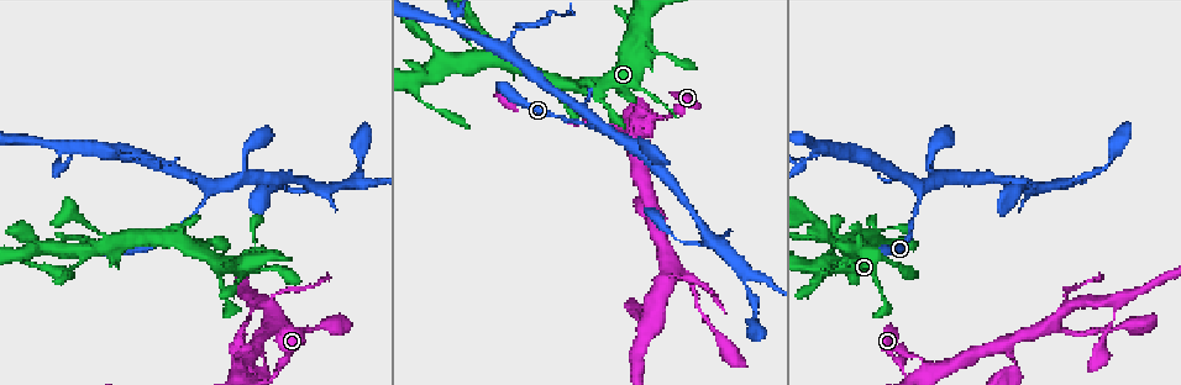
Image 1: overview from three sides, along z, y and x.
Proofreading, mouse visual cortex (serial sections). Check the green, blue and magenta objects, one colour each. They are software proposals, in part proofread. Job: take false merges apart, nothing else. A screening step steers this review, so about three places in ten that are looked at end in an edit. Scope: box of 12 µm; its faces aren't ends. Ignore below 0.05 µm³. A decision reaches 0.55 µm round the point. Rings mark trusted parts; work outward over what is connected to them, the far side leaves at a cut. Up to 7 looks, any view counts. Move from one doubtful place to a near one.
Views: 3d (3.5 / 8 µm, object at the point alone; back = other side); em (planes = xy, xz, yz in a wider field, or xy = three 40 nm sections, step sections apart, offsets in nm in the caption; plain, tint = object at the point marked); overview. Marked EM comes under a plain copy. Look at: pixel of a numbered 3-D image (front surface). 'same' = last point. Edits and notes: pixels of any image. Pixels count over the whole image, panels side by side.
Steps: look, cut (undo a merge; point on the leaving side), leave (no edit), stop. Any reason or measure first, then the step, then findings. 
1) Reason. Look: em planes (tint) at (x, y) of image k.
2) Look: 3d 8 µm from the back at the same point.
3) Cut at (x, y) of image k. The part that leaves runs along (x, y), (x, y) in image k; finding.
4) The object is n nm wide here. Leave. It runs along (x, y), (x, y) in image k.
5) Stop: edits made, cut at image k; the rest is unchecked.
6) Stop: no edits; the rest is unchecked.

Sudden change in width. Look: 3d 3.5 µm from the back at (509, 63) of image 1.

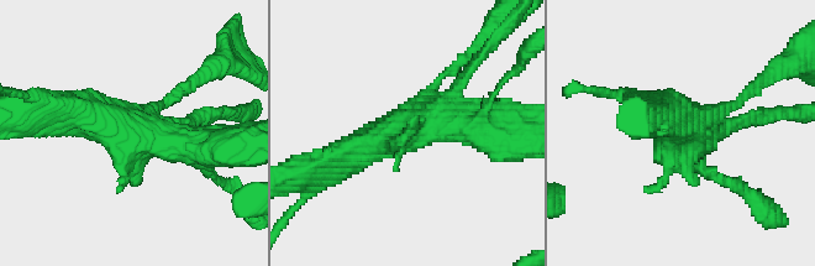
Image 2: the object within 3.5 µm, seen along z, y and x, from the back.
Look: em xy step 5 (tint) at (131, 125) of image 2.

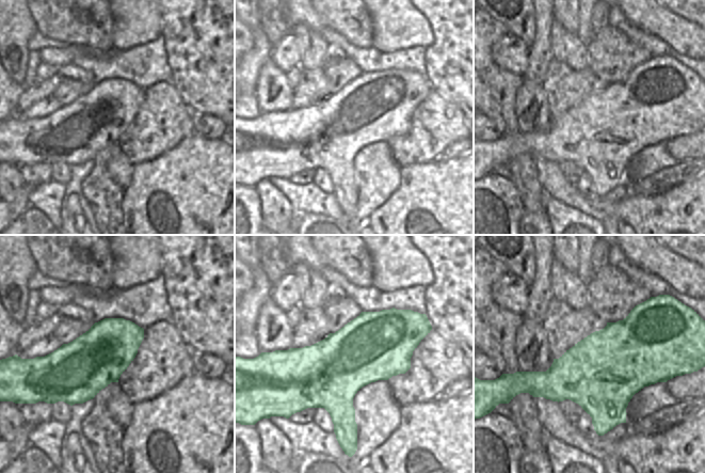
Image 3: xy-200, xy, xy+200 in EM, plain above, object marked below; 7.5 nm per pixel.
The object is 500 nm wide here. Leave. It runs along (336, 160), (409, 125), (488, 125) in image 2; continuous, no second cell.

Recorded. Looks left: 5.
Calibre changes. Look: 3d 8 µm at (882, 294) of image 1.

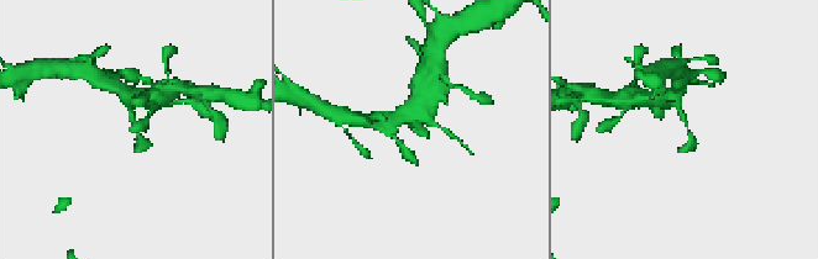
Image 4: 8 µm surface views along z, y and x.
Shape alone is not enough. Look: em xy step 5 (tint) at (687, 129) of image 4.

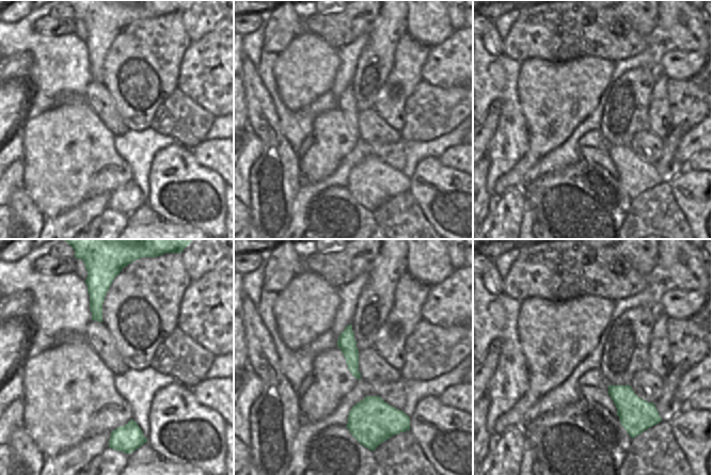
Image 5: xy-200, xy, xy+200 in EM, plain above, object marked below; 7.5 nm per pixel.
Leave. It runs along (349, 328), (349, 350), (358, 376) in image 5; all the same cell.

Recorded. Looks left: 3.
Three arms meet. Look: 3d 8 µm at (61, 147) of image 1.

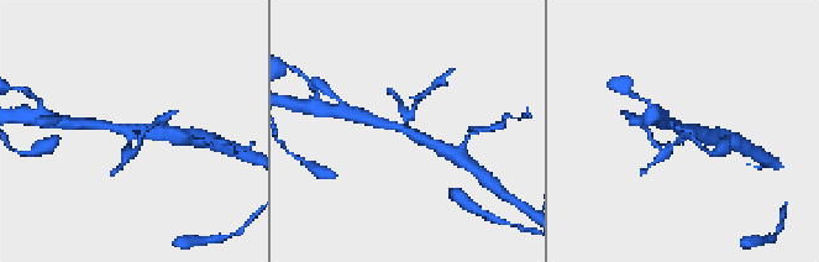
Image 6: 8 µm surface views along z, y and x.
Look: 3d 3.5 µm at (130, 132) of image 6.

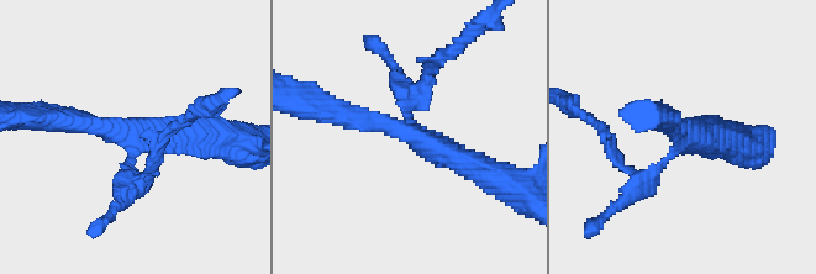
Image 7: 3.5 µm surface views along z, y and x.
3 arms meet here; the arms are 200, 300, 350 nm wide. Look: em xy step 1 (tint) at (685, 133) of image 7.

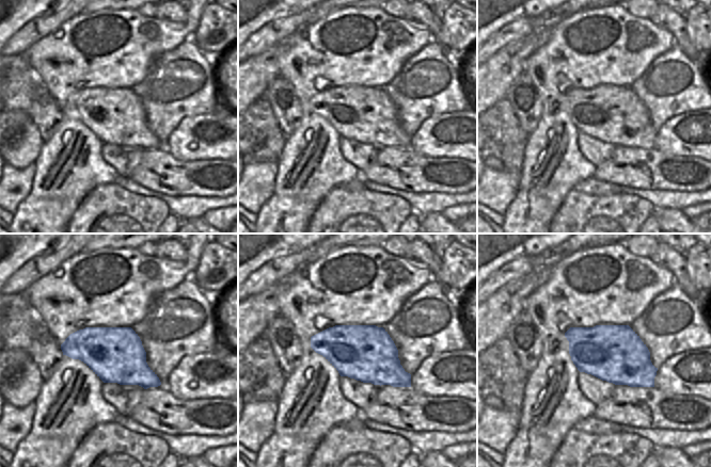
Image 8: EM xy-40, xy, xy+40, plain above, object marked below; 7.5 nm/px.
The object is 420 nm wide here. Cut at (425, 77) of image 7. The part that leaves runs along (408, 112), (416, 99), (389, 68) in image 7; two cells meet here.

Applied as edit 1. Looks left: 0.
Stop: edits made, cut at image 7; the rest is unchecked.

